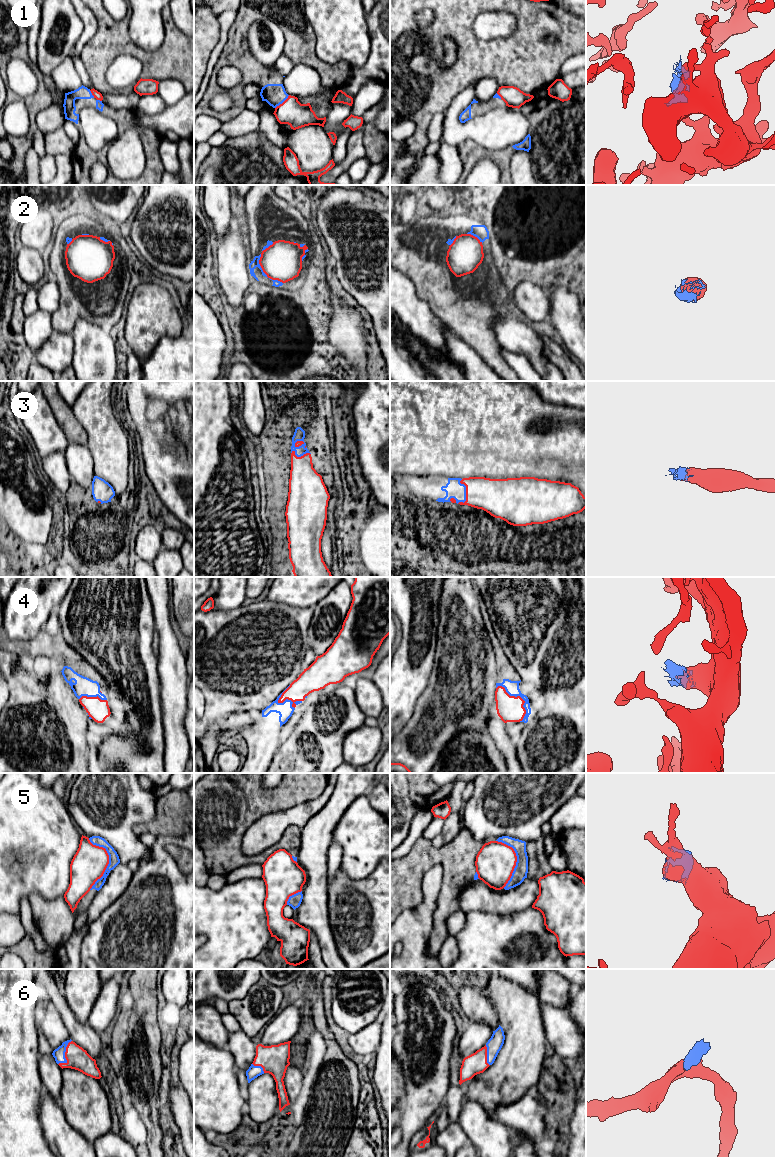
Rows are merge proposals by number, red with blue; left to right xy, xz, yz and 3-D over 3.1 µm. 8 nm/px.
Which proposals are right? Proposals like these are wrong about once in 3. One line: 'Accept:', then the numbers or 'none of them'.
Accept: 2, 3, 4, 6

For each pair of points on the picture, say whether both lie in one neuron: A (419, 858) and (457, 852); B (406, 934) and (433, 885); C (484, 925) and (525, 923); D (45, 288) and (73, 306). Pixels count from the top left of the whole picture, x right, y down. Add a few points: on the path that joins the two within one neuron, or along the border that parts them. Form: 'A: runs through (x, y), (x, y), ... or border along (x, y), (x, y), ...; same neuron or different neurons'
A: runs through (428, 856), (448, 855); same neuron
B: runs through (418, 922), (429, 904), (430, 897); same neuron
C: runs through (494, 924), (515, 924); same neuron
D: border along (50, 275), (59, 292), (59, 306), (51, 314); different neurons

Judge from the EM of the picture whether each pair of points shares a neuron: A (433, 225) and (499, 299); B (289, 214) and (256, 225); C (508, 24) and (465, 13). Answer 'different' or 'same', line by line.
A: same
B: same
C: different

